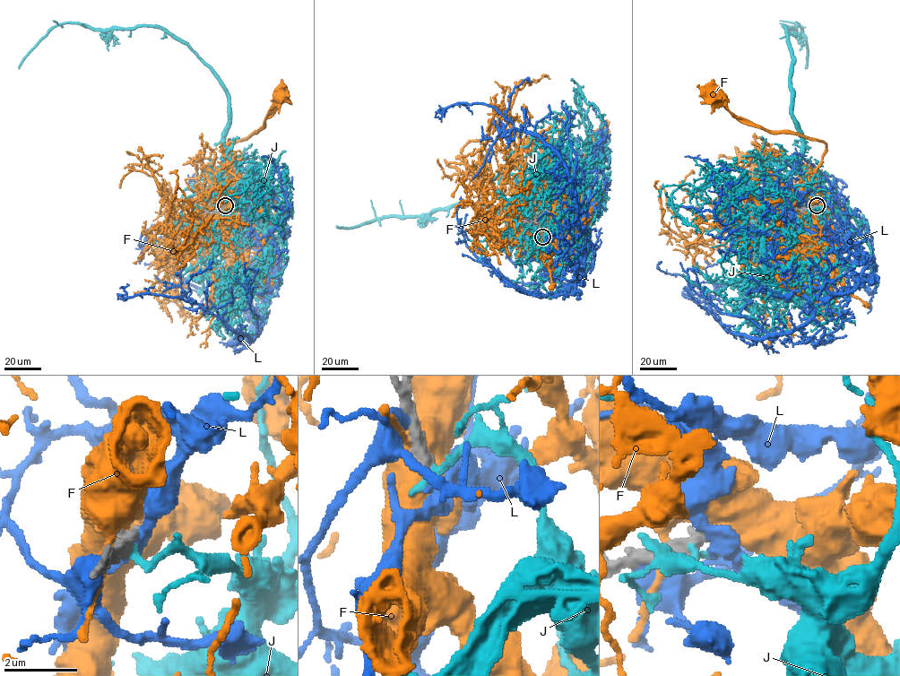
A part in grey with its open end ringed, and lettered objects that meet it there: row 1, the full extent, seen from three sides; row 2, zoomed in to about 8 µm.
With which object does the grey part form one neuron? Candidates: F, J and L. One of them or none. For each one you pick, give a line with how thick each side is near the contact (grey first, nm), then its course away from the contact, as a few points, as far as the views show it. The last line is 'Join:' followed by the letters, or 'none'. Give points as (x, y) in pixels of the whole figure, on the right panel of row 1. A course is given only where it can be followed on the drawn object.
Join: none

